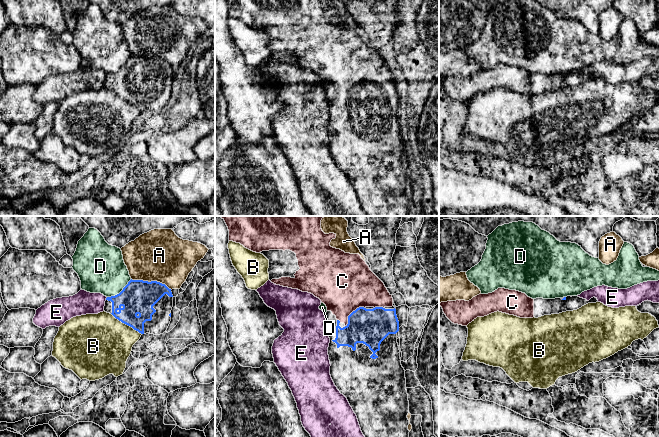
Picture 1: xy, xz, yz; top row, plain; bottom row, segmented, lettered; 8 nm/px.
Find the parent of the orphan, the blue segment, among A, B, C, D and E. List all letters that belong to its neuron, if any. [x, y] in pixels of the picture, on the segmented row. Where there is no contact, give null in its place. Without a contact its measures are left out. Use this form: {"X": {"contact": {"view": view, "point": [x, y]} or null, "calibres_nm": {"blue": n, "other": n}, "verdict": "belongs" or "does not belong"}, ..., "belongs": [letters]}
{"A": {"contact": {"view": "xy", "point": [151, 281]}, "calibres_nm": {"blue": 280, "other": 420}, "verdict": "does not belong"}, "B": {"contact": {"view": "xy", "point": [126, 324]}, "calibres_nm": {"blue": 280, "other": 460}, "verdict": "does not belong"}, "C": {"contact": {"view": "xz", "point": [350, 314]}, "calibres_nm": {"blue": 280, "other": 440}, "verdict": "belongs"}, "D": {"contact": {"view": "xy", "point": [120, 292]}, "calibres_nm": {"blue": 280, "other": 380}, "verdict": "does not belong"}, "E": {"contact": {"view": "xy", "point": [106, 298]}, "calibres_nm": {"blue": 280, "other": 190}, "verdict": "does not belong"}, "belongs": ["C"]}

